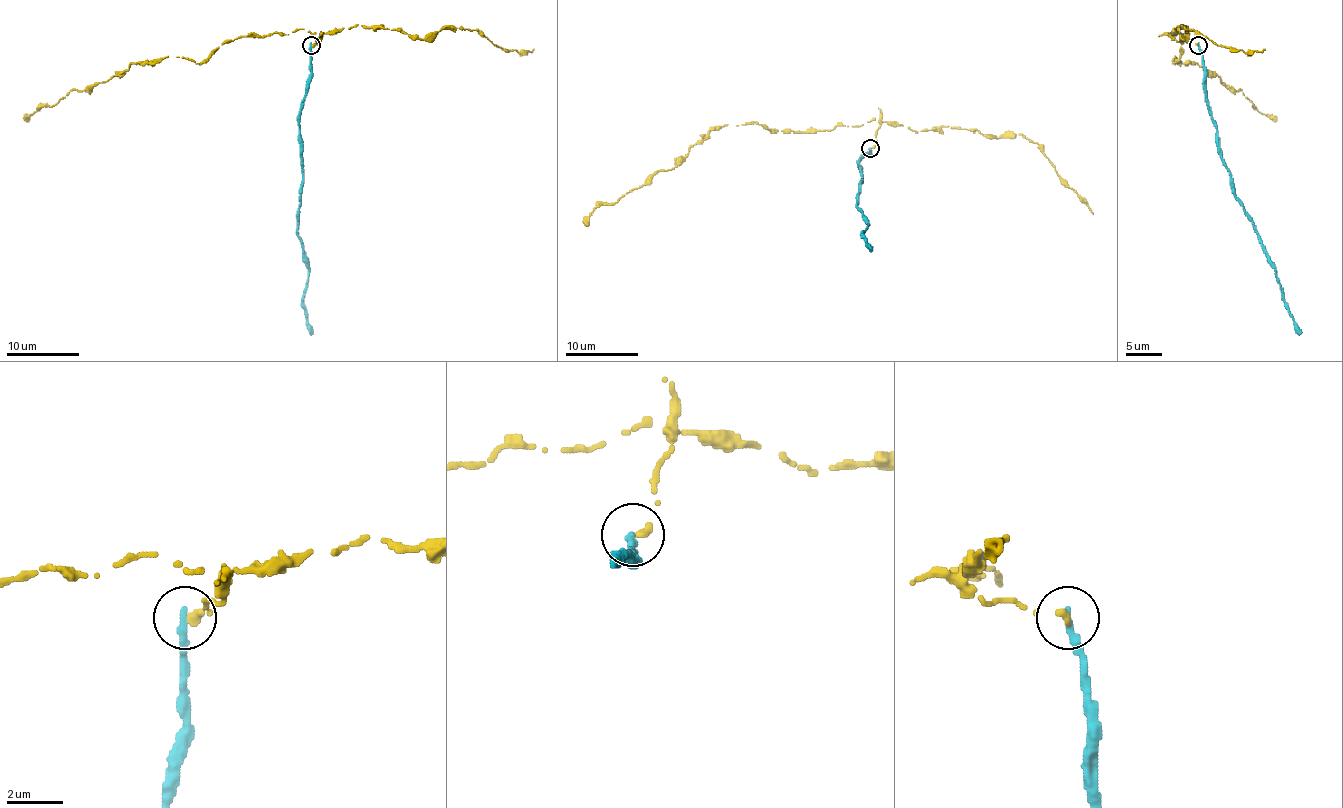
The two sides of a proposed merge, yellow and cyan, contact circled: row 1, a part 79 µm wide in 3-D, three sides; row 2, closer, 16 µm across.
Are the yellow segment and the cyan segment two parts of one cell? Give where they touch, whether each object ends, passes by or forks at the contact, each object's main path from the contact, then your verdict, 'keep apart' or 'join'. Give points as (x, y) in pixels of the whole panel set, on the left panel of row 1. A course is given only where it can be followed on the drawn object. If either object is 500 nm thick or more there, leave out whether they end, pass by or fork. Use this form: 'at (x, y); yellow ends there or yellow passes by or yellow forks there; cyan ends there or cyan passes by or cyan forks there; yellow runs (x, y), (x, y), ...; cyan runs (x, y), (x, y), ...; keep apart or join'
at (311, 45); yellow ends there; cyan ends there; yellow runs (311, 45), (318, 36), (300, 28), (240, 36), (201, 63), (184, 57), (132, 63), (25, 115); cyan runs (311, 45), (311, 81), (298, 119), (302, 188), (297, 233), (307, 271), (304, 307), (307, 327), (313, 334); keep apart

